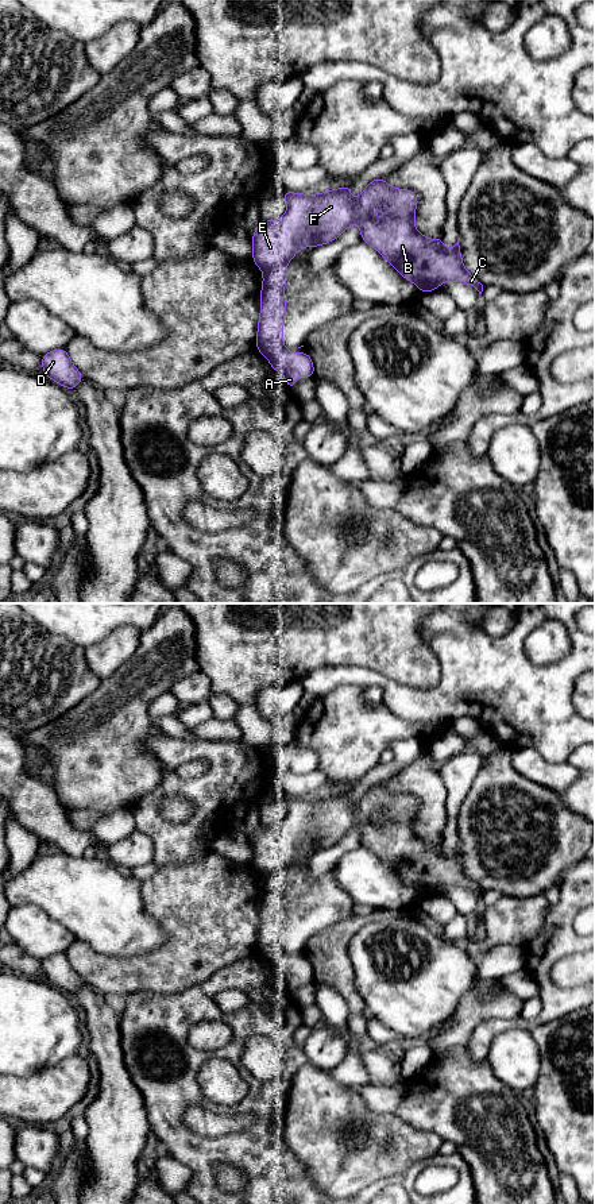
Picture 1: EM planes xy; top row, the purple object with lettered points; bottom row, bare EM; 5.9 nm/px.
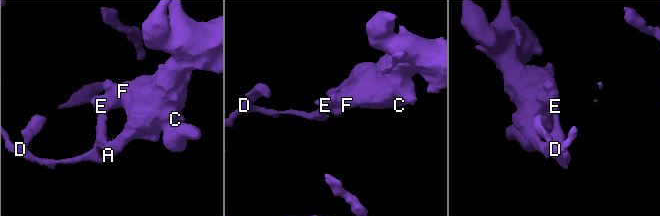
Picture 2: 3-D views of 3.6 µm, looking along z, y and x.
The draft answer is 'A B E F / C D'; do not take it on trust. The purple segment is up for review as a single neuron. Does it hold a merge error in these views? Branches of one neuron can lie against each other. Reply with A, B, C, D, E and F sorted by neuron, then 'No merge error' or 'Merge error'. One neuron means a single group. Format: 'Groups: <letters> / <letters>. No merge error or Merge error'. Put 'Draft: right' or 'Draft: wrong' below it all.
Groups: A D / B C E F. Merge error
Draft: wrong

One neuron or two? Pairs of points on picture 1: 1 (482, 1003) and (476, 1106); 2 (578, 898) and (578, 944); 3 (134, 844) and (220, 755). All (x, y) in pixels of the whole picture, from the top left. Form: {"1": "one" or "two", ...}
{"1": "one", "2": "one", "3": "two"}

